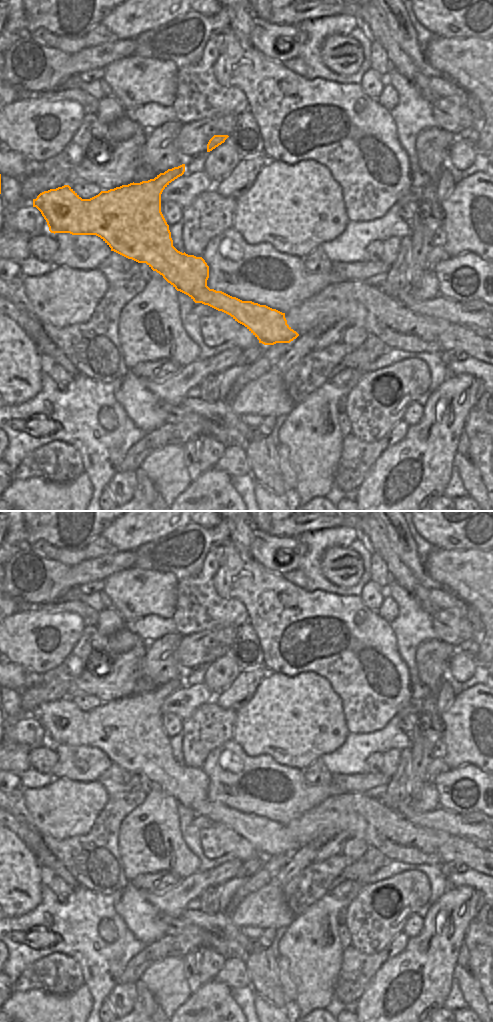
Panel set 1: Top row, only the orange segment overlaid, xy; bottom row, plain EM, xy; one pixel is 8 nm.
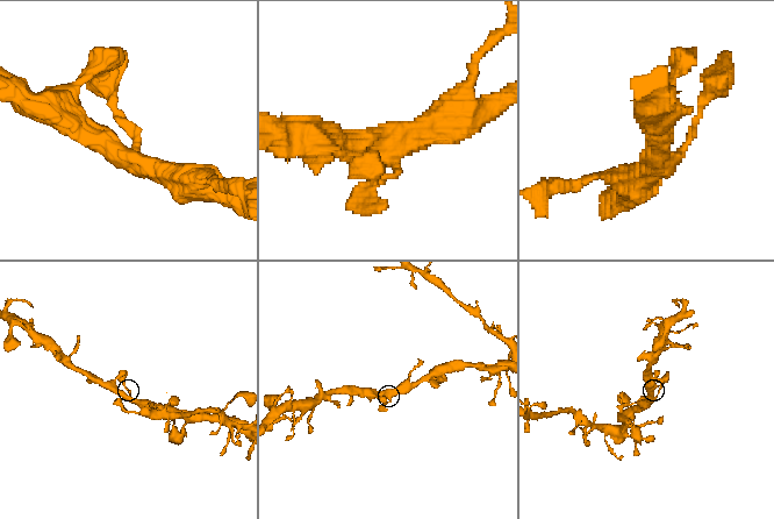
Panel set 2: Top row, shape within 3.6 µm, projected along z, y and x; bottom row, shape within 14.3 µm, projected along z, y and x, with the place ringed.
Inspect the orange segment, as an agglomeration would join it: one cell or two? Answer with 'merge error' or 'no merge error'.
no merge error

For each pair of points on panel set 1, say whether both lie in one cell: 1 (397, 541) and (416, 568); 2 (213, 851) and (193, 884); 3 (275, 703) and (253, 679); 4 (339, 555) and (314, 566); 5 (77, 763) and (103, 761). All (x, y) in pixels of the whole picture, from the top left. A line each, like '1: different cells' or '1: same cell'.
1: same cell
2: different cells
3: different cells
4: different cells
5: same cell

